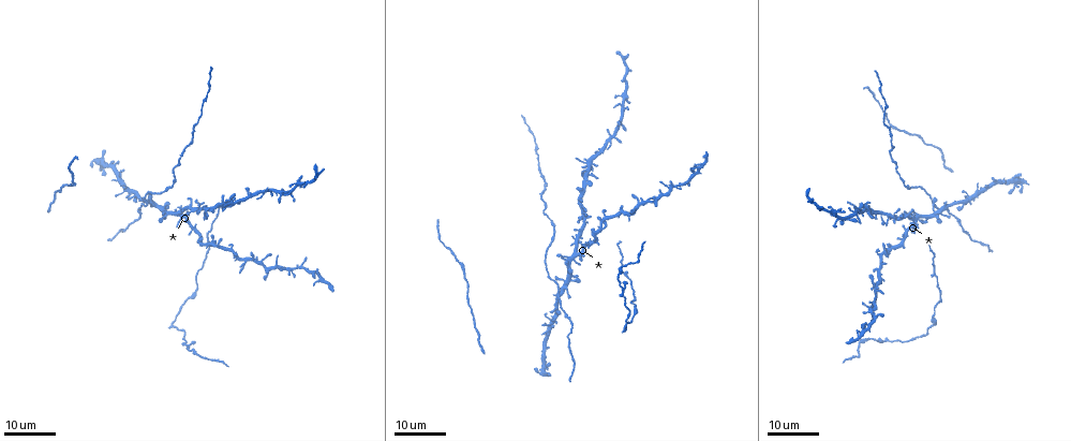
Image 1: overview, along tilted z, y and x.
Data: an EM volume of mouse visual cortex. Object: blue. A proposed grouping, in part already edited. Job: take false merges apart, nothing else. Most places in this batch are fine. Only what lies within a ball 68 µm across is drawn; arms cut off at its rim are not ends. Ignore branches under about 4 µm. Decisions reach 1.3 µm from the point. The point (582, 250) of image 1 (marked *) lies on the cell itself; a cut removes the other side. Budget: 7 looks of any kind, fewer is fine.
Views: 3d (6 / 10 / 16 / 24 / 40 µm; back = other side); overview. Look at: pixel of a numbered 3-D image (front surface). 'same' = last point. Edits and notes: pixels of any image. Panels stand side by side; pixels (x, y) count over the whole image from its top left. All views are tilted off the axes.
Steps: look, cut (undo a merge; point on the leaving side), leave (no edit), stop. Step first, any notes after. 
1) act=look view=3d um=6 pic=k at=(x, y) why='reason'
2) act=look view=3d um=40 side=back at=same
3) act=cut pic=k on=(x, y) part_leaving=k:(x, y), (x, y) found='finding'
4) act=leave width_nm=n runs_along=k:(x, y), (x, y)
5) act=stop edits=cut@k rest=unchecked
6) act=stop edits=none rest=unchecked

act=look view=3d um=24 pic=1 at=(558, 294) why='four or more arms meet'

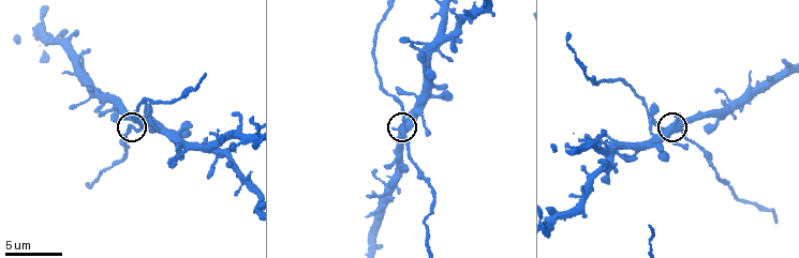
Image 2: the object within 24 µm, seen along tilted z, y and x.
act=look view=3d um=6 pic=2 at=(131, 126) why='zoom in'

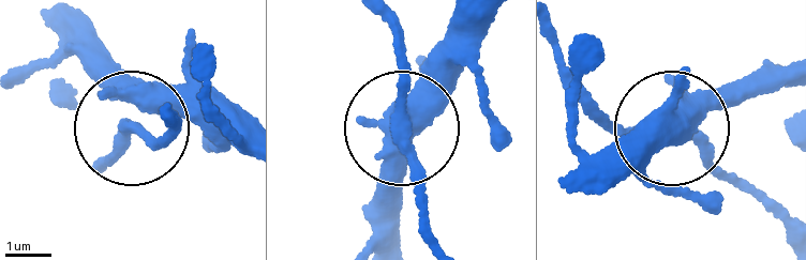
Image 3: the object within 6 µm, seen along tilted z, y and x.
act=leave arms=5 runs_along=3:(482, 15), (392, 133), (386, 242) found='continuous, no second cell'

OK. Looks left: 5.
act=look view=3d um=6 pic=2 at=(90, 98)

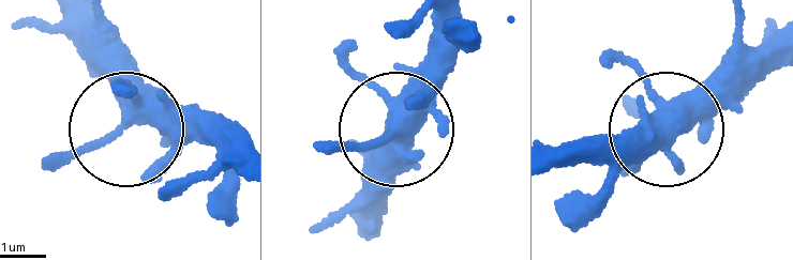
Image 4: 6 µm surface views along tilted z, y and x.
act=leave runs_along=4:(241, 144), (221, 123), (180, 111), (128, 120), (103, 24) found='one cell here'

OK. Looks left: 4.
act=look view=3d um=16 pic=1 at=(881, 109) why='calibre changes'

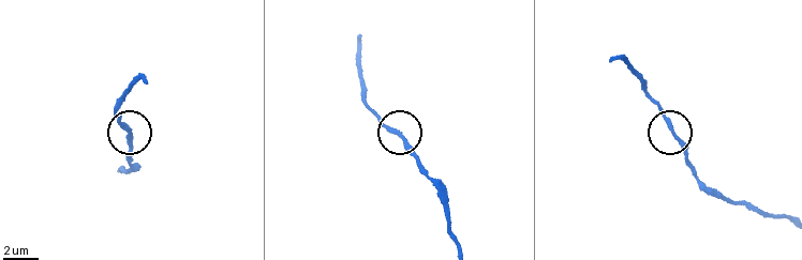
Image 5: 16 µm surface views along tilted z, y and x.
act=look view=3d um=10 pic=5 at=(401, 134)

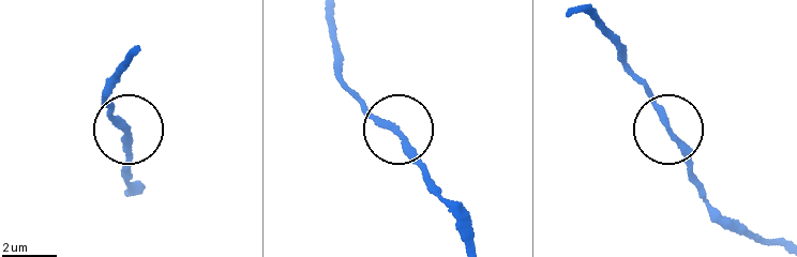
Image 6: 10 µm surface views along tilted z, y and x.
act=look view=3d um=6 pic=6 at=(125, 132)

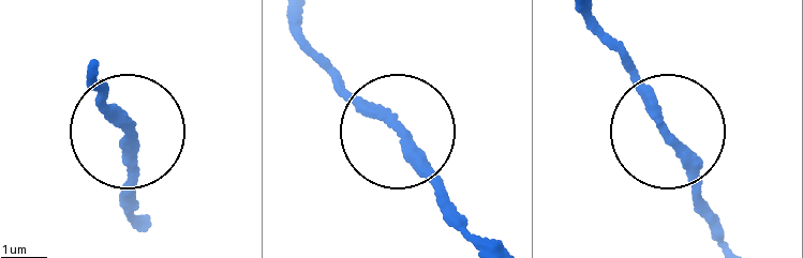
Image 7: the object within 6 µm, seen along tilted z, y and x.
act=leave runs_along=7:(726, 246), (695, 160), (600, 33) found='continuous, no second cell'

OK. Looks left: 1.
act=stop edits=none rest=unchecked

